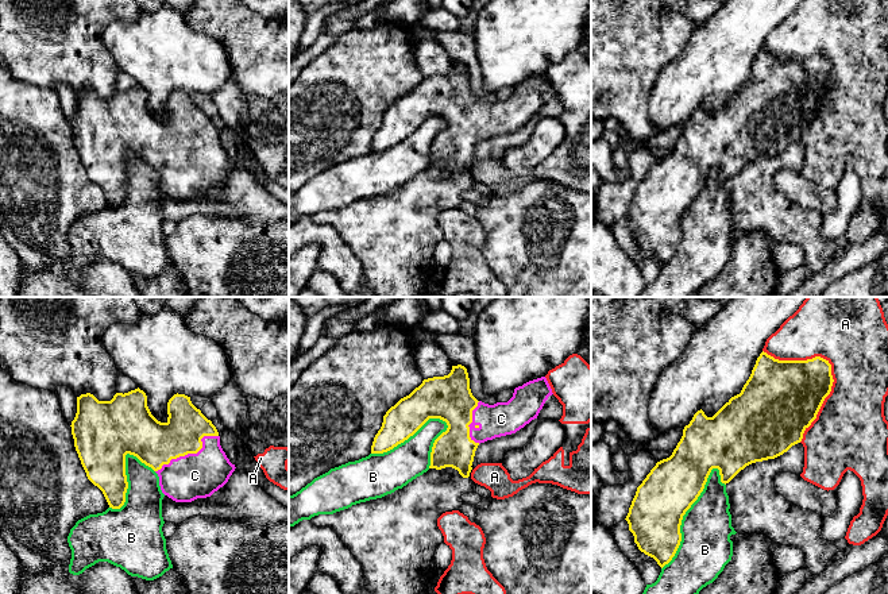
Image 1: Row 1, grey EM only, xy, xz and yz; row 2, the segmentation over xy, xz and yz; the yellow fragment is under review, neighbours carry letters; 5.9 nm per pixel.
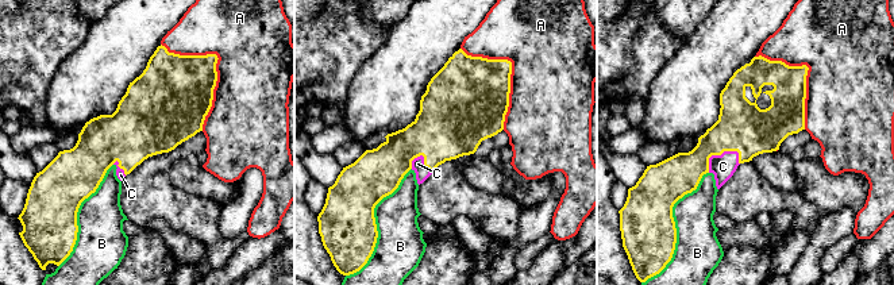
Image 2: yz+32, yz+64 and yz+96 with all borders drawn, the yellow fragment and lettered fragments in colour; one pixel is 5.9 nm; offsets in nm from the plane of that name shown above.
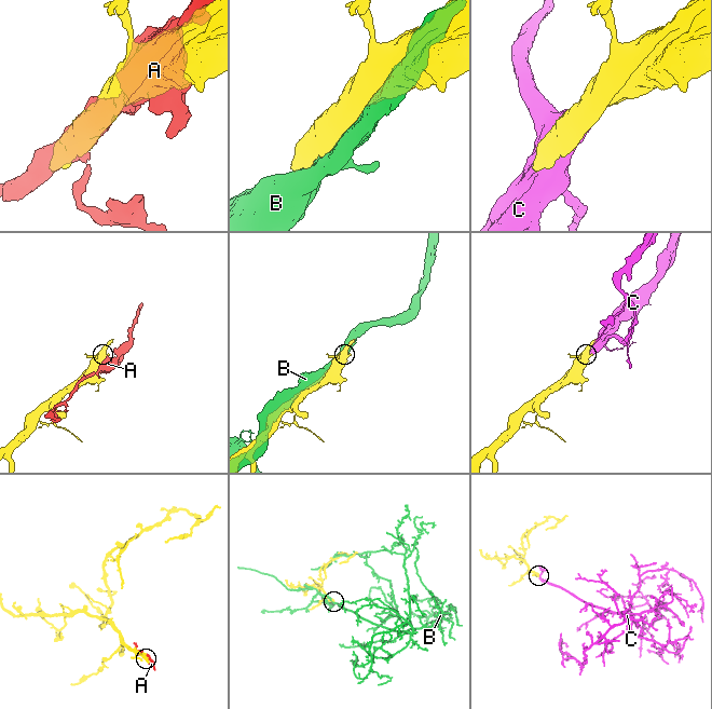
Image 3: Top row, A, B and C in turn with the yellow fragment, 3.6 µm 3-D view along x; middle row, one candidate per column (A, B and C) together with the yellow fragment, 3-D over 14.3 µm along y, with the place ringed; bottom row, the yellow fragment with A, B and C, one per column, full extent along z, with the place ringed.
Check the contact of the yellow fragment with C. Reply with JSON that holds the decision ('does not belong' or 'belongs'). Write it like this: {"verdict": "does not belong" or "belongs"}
{"verdict": "belongs"}

